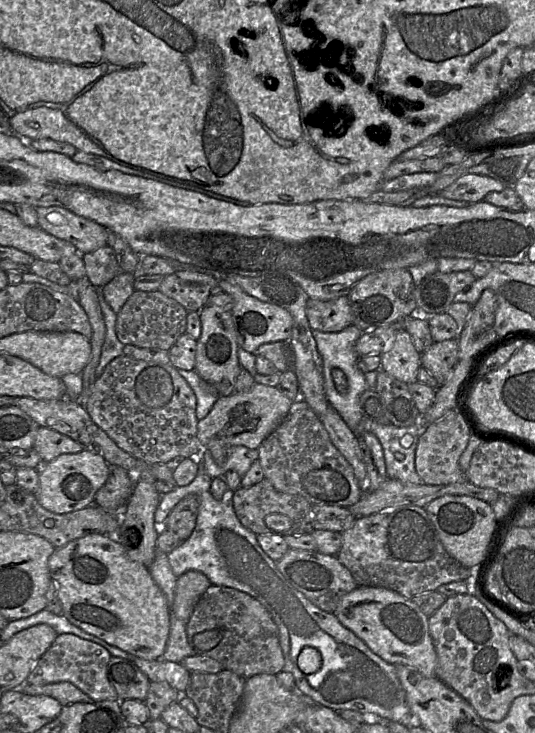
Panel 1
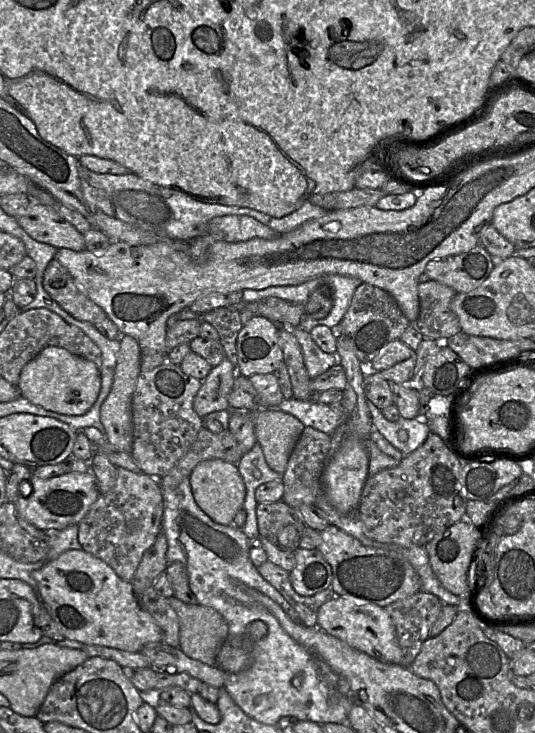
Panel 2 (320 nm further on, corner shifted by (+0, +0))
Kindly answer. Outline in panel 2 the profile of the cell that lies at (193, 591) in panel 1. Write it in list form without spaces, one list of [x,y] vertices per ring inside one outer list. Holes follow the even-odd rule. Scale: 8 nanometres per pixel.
[[[175,596],[168,600],[178,617],[181,651],[189,658],[215,665],[217,653],[229,634],[224,617],[208,606],[186,604]]]

